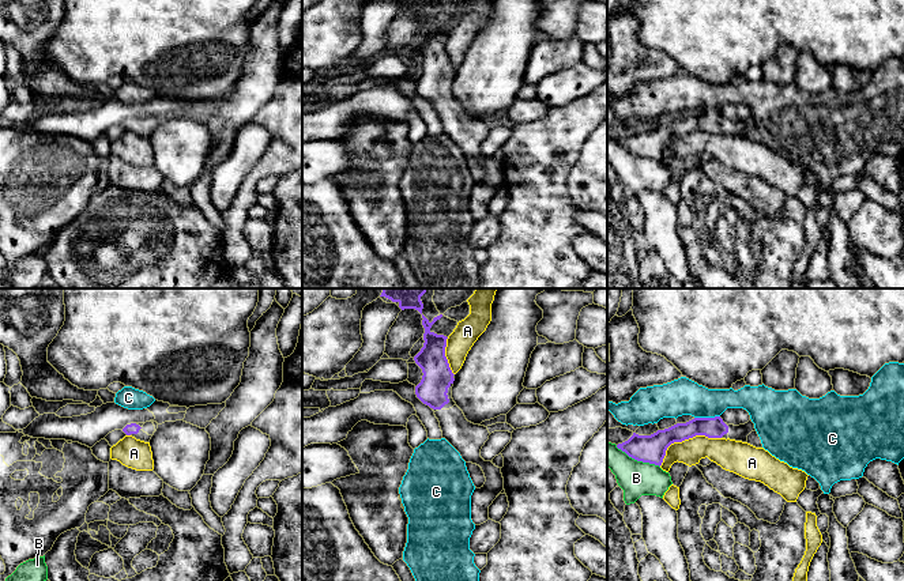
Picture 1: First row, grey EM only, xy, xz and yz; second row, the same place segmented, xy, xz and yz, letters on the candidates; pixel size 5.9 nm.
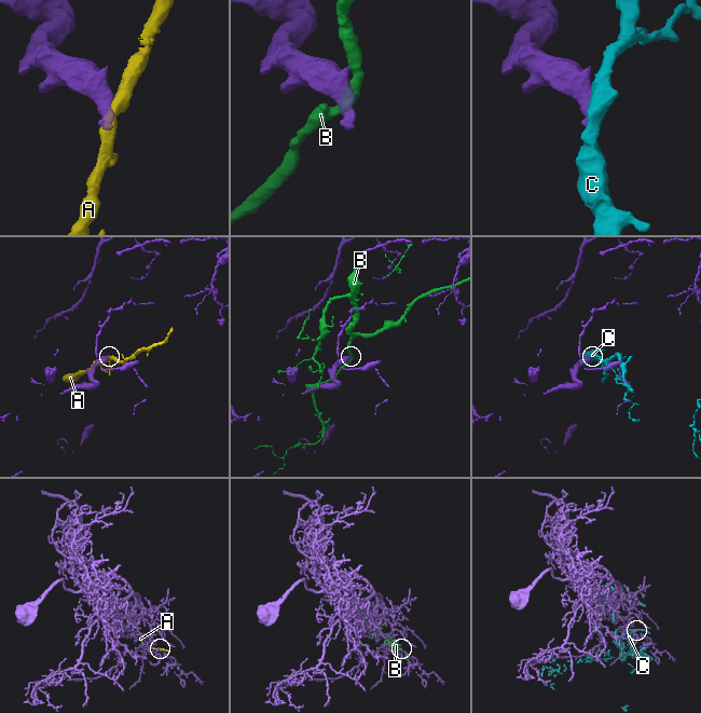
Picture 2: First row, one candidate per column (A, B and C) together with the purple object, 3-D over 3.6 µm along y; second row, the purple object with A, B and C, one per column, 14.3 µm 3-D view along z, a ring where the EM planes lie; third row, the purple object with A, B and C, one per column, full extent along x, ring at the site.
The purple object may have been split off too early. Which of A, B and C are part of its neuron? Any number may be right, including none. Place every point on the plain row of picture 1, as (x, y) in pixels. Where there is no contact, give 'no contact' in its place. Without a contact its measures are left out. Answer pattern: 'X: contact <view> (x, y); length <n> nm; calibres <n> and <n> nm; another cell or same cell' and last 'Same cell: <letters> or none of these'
A: contact yz (685, 134); length 400 nm; calibres 160 and 160 nm; another cell
B: contact yz (637, 155); length 300 nm; calibres 160 and 200 nm; another cell
C: contact yz (707, 113); length 150 nm; calibres 130 and 220 nm; another cell
Same cell: none of these

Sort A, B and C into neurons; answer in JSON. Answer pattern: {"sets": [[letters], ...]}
{"sets": [["A"], ["B"], ["C"]]}

